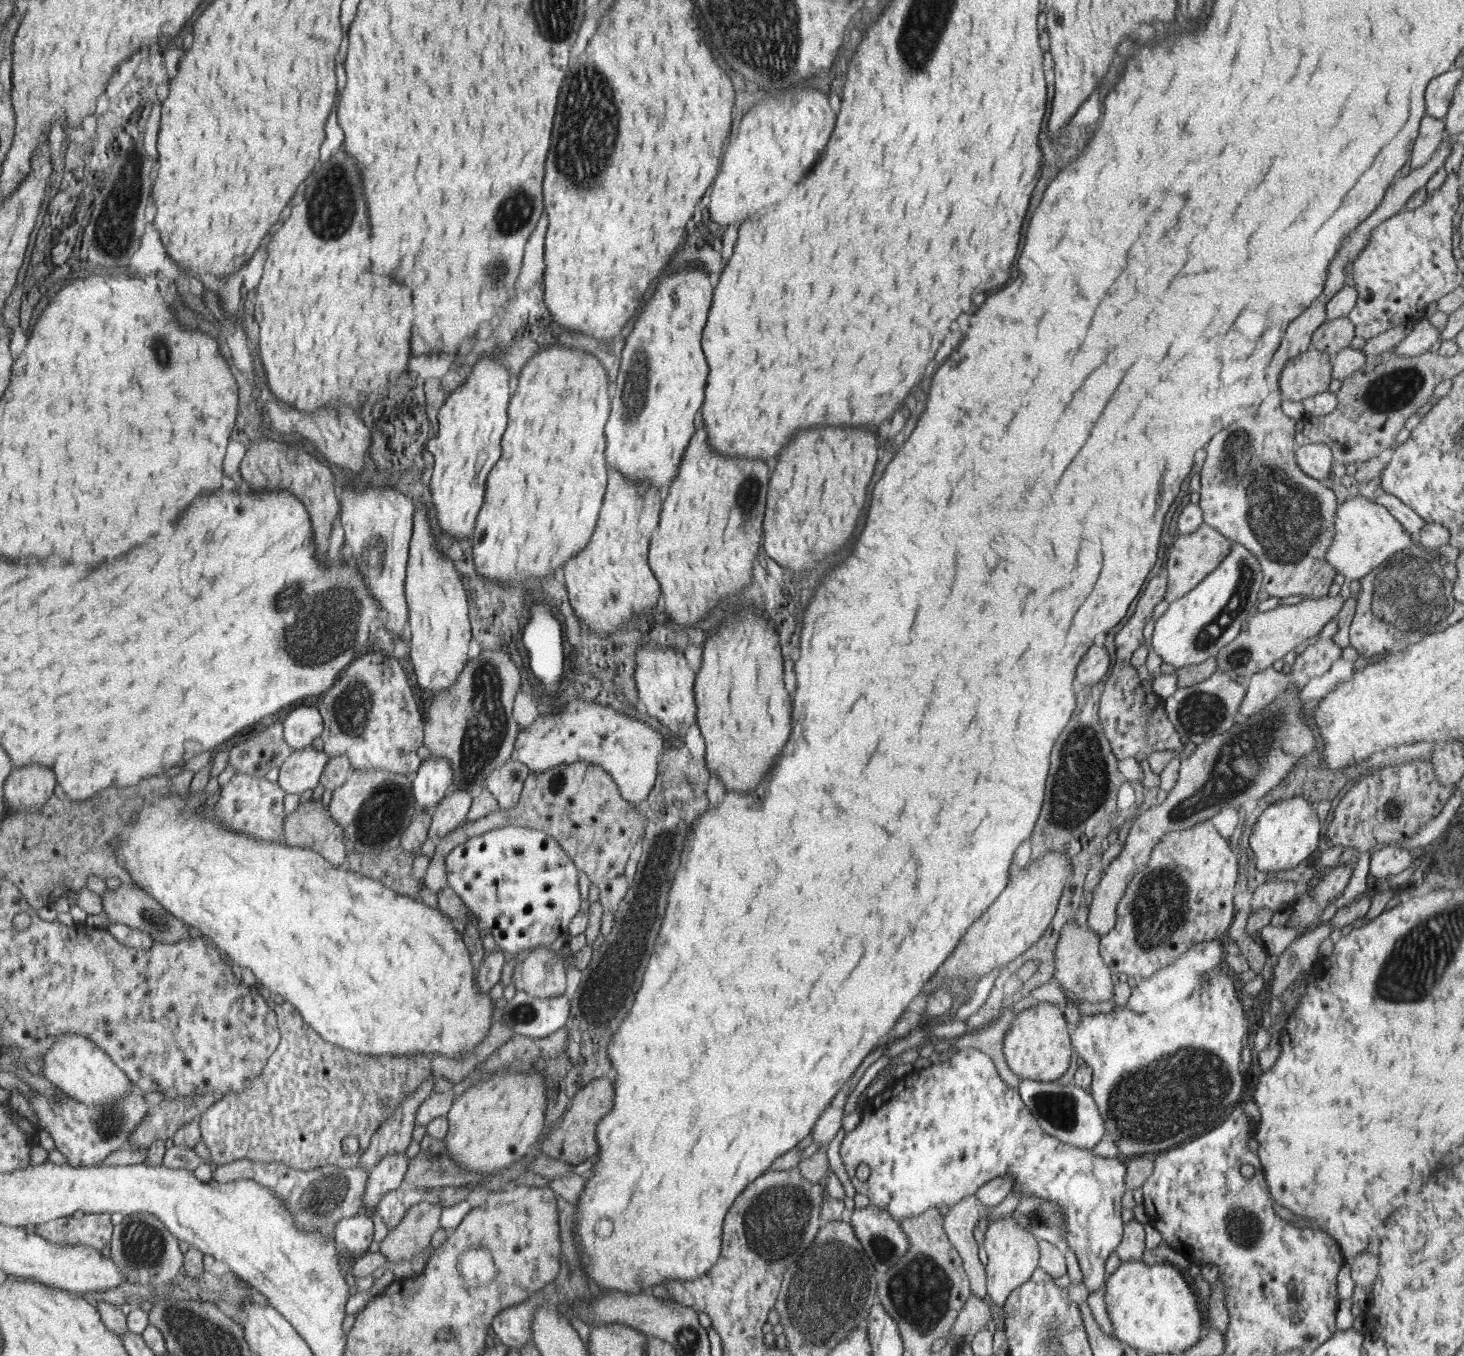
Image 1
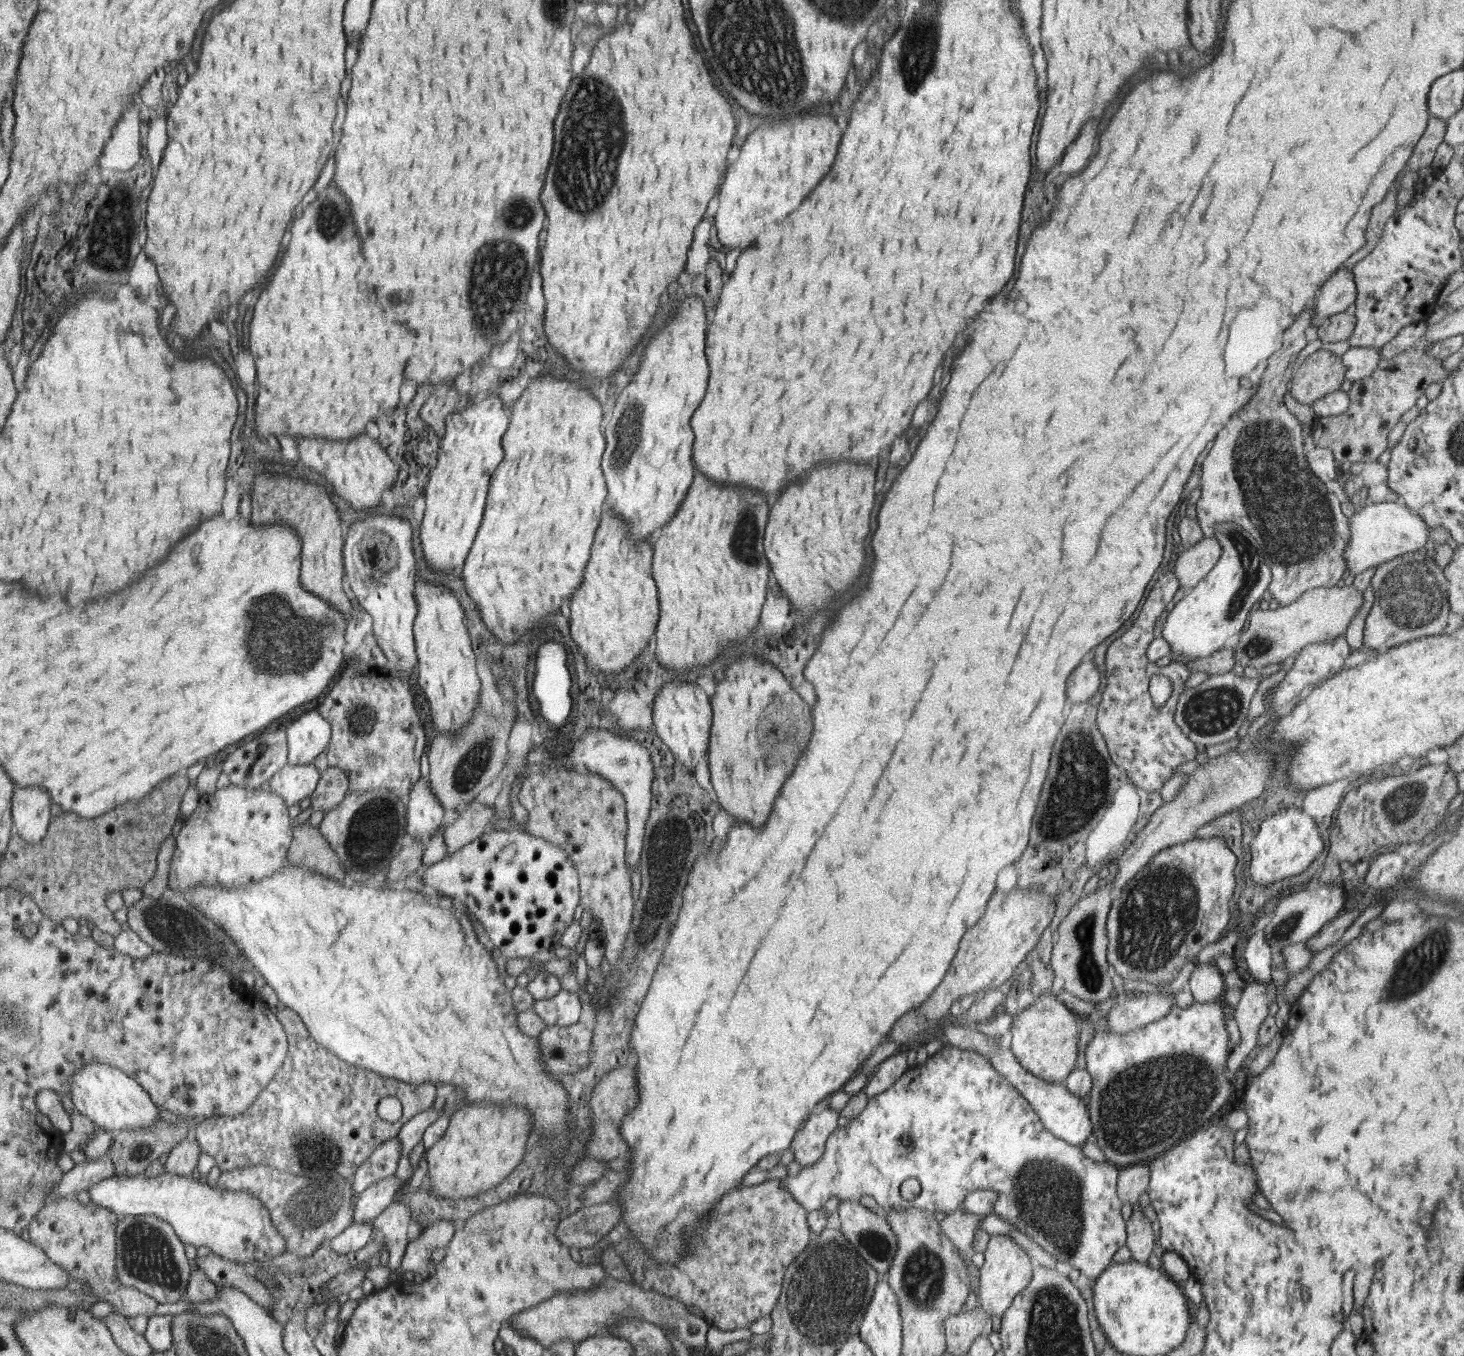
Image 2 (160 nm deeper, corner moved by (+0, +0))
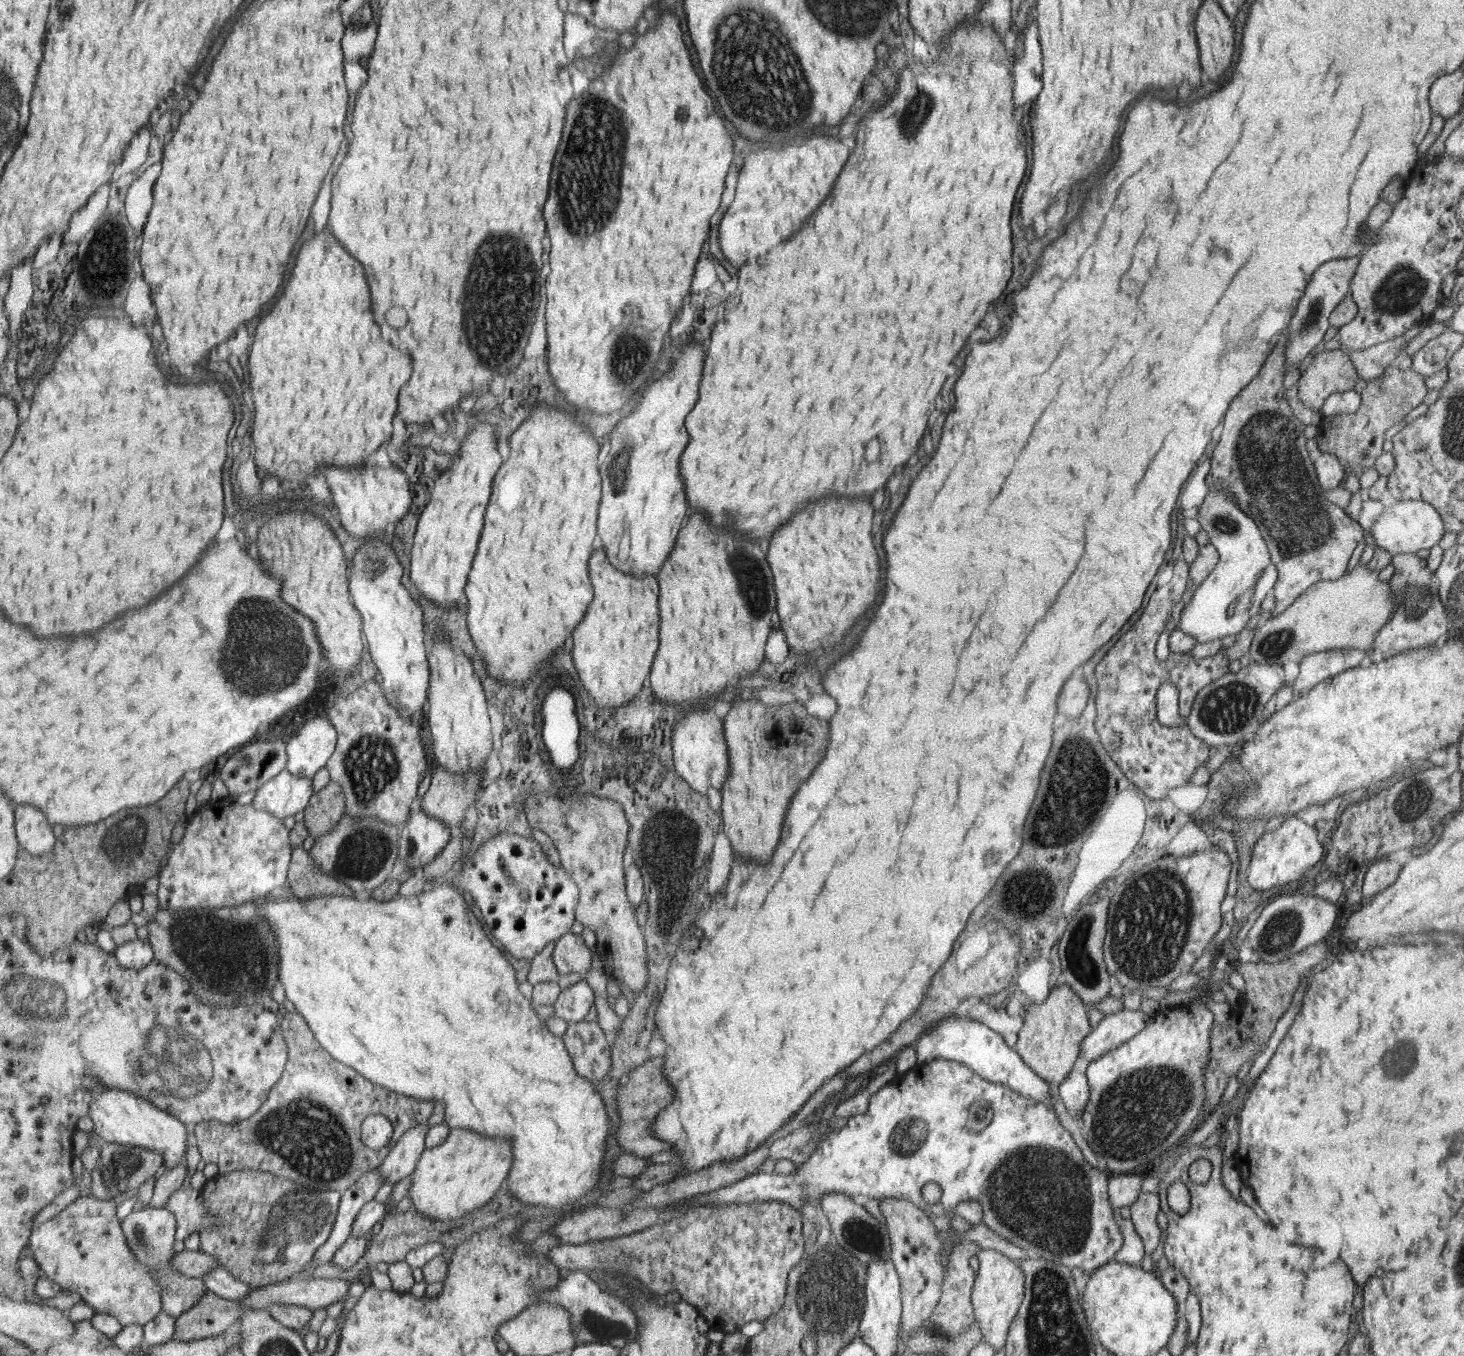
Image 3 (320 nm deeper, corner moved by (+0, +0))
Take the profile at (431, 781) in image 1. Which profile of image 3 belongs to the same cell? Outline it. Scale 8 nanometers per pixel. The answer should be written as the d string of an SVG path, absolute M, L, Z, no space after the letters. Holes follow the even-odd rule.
M420 807L414 808L402 828L397 854L406 865L406 874L422 873L449 844L451 832L441 819L426 815Z

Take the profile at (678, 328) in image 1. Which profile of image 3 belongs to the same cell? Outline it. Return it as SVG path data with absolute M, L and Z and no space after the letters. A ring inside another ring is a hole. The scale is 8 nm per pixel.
M690 336L682 353L674 352L672 368L650 384L628 418L620 421L610 435L610 451L602 464L604 494L598 537L609 561L626 574L657 577L673 552L689 512L680 460L689 444L685 418L701 396L704 354Z

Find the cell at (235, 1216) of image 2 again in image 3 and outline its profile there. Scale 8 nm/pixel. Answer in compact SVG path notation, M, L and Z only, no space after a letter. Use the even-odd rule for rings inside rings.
M180 1187L169 1196L164 1210L176 1218L175 1238L184 1241L194 1232L206 1232L206 1229L218 1230L218 1215L212 1214L210 1208L204 1206L201 1191L193 1187Z

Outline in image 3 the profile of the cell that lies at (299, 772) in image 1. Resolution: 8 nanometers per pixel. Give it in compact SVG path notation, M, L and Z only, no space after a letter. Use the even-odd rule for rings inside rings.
M285 769L258 788L251 804L284 819L304 811L313 794L312 779L300 778Z

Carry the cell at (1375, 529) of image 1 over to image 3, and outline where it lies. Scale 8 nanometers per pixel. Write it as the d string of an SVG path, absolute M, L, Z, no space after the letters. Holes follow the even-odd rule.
M1400 500L1375 519L1369 532L1376 538L1376 548L1386 549L1393 556L1400 553L1417 553L1423 548L1432 548L1442 540L1445 533L1443 518L1429 502L1423 500Z

